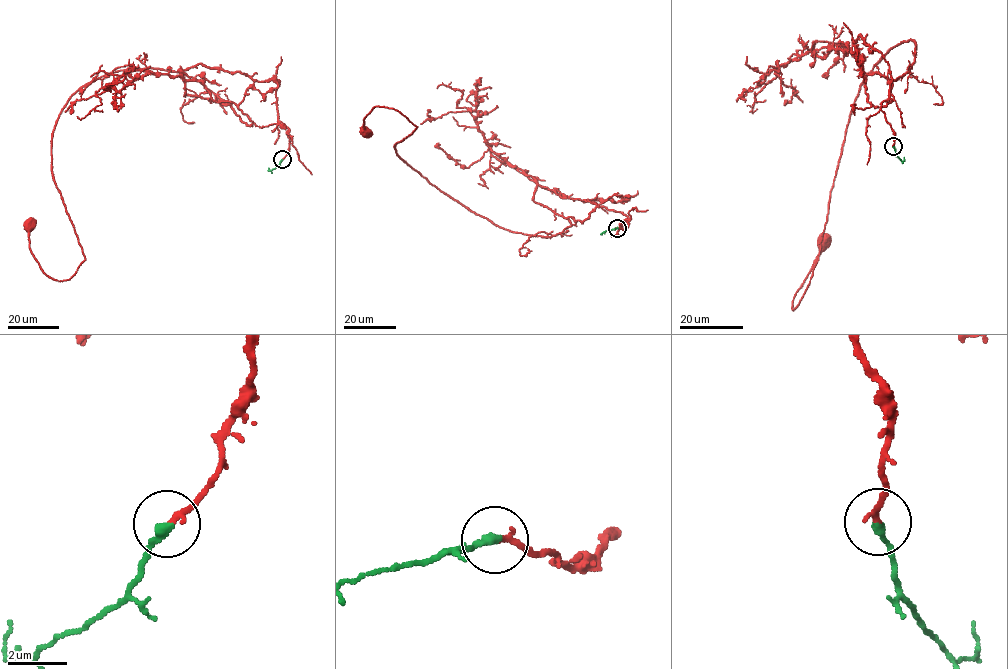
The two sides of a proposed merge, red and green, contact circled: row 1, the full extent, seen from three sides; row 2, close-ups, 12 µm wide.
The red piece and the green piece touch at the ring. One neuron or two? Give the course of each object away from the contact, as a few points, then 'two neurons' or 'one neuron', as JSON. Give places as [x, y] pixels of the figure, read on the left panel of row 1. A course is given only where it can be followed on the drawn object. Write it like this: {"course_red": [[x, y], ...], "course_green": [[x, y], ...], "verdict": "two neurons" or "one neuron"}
{"course_red": [[282, 159], [277, 79], [183, 72], [224, 103], [112, 72], [53, 132], [68, 279], [31, 222]], "course_green": [[282, 159], [275, 168], [269, 171], [269, 168]], "verdict": "one neuron"}

